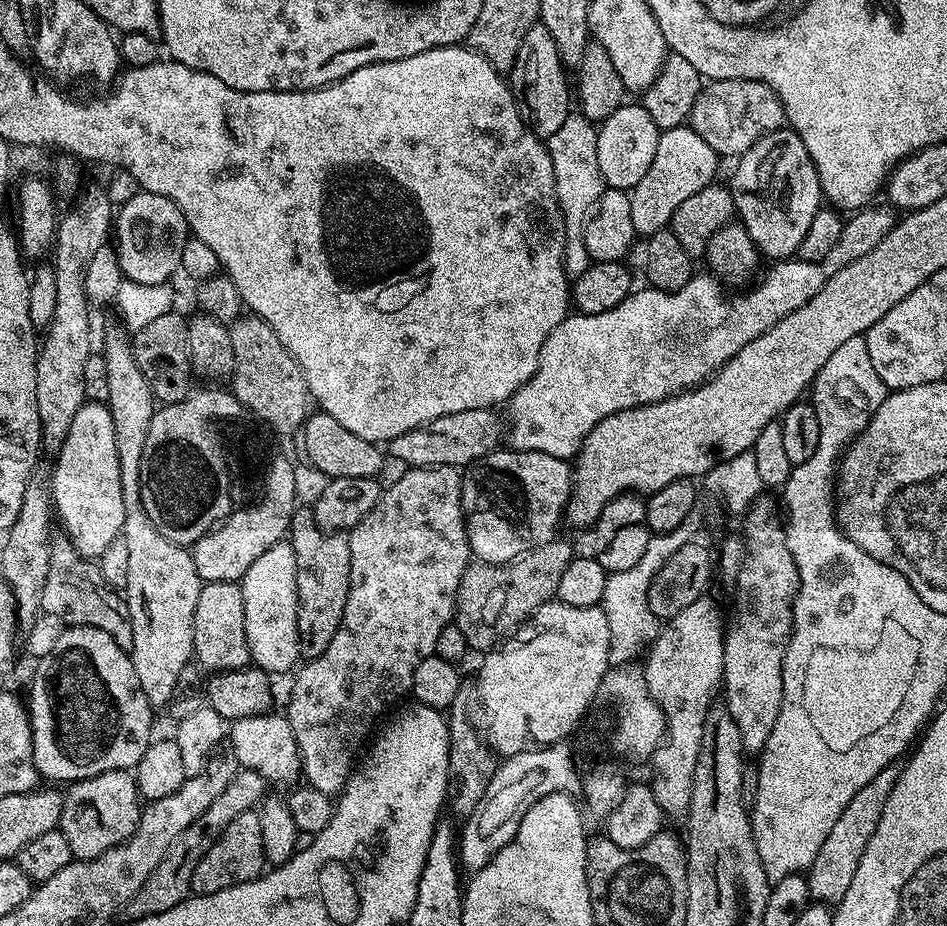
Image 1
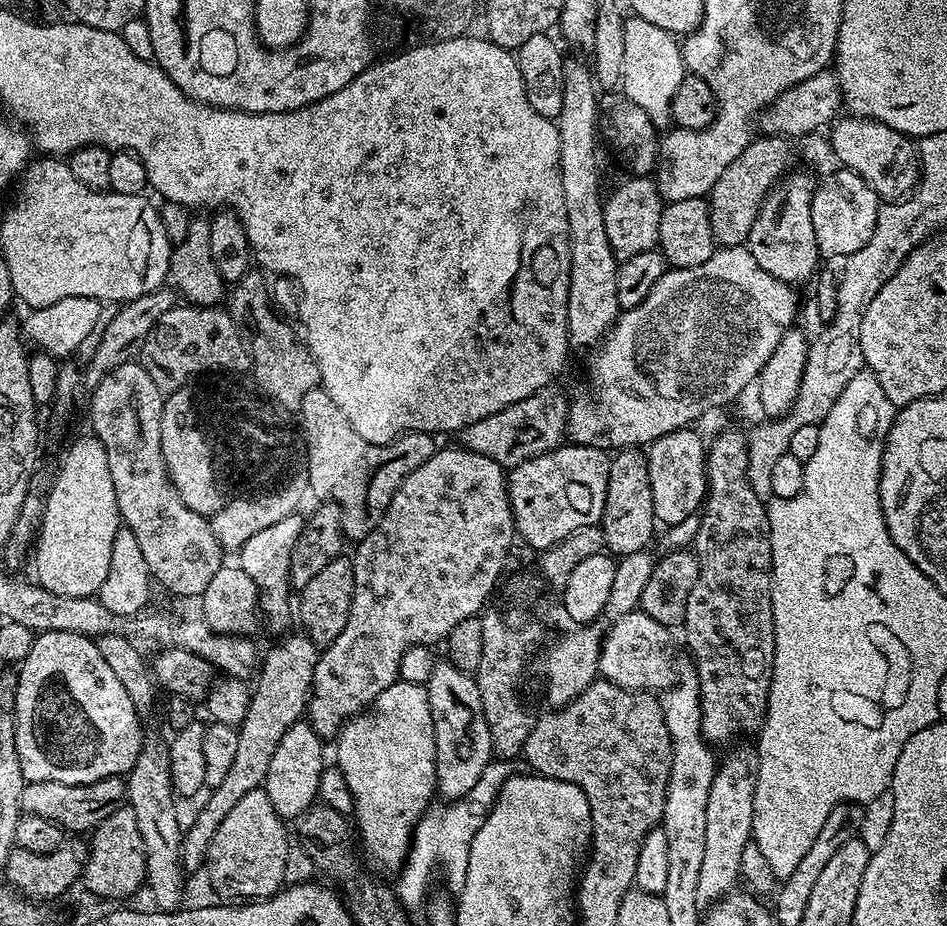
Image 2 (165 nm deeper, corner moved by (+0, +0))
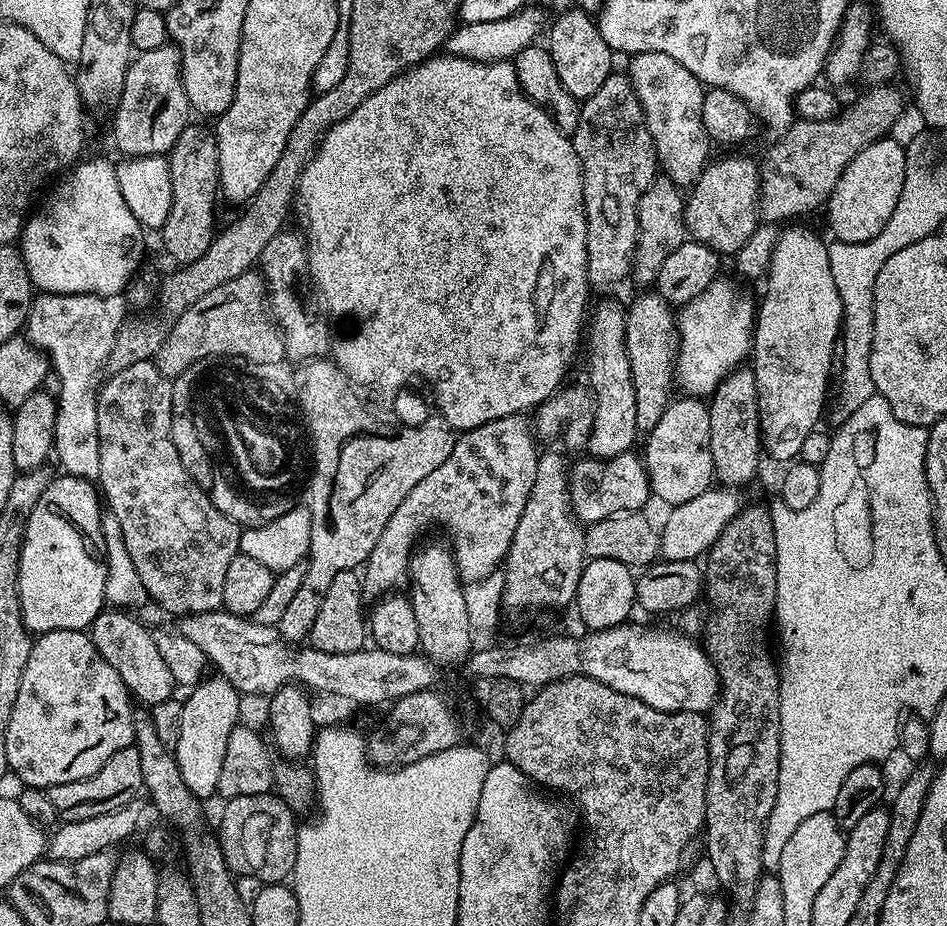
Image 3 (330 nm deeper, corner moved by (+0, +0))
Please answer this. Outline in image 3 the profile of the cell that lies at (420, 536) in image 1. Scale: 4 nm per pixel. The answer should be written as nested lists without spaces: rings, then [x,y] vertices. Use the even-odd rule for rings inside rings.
[[[527,415],[507,416],[494,422],[486,422],[477,428],[461,431],[456,436],[456,445],[450,458],[442,466],[431,471],[427,478],[422,478],[410,494],[402,498],[398,510],[390,514],[386,528],[370,551],[366,567],[362,572],[362,587],[369,597],[379,598],[385,594],[395,593],[409,583],[408,564],[417,547],[416,535],[427,524],[437,524],[444,528],[448,535],[447,543],[456,558],[456,569],[460,579],[471,582],[486,578],[503,565],[504,558],[510,550],[510,542],[514,538],[514,530],[518,530],[518,518],[522,518],[522,510],[526,510],[526,498],[530,498],[530,486],[534,486],[534,478],[538,470],[538,445],[533,425]]]

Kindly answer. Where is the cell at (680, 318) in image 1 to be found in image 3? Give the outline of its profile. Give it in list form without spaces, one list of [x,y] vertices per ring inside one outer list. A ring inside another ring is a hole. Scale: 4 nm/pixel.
[[[717,278],[702,294],[676,312],[676,371],[674,384],[685,397],[708,398],[733,370],[749,359],[757,305],[730,281]]]

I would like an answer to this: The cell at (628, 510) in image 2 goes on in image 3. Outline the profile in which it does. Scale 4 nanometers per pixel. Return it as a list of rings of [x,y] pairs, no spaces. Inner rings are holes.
[[[648,290],[631,305],[627,305],[626,354],[630,360],[630,374],[634,378],[634,398],[638,406],[636,431],[647,434],[658,426],[662,414],[668,409],[670,397],[674,392],[674,373],[676,371],[676,312],[673,305],[661,298],[660,293]]]

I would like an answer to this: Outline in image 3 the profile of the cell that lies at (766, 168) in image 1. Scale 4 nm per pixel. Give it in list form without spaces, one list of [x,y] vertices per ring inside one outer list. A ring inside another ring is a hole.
[[[788,226],[785,232],[781,231],[776,238],[776,245],[774,246],[774,250],[772,251],[772,261],[768,264],[768,270],[766,273],[766,281],[768,280],[768,285],[764,288],[764,301],[759,301],[757,310],[756,310],[756,326],[752,334],[752,351],[750,353],[750,367],[752,373],[754,374],[754,378],[756,379],[756,389],[758,390],[758,410],[760,411],[760,439],[762,441],[763,451],[766,453],[767,459],[768,456],[772,460],[784,460],[783,462],[792,462],[797,459],[800,455],[800,451],[802,450],[802,442],[805,438],[810,435],[810,433],[817,431],[818,425],[816,424],[820,420],[820,415],[824,412],[824,399],[828,396],[828,375],[832,372],[832,367],[834,367],[834,361],[832,359],[832,355],[834,354],[834,344],[837,339],[841,337],[842,334],[842,325],[844,323],[844,315],[842,314],[842,298],[838,298],[838,286],[834,286],[834,278],[830,274],[830,258],[828,257],[828,244],[825,241],[820,241],[818,237],[815,236],[814,233],[810,232],[806,228],[792,228],[796,226]]]

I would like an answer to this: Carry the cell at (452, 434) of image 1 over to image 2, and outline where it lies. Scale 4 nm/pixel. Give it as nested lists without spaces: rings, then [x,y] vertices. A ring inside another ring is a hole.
[[[556,386],[543,388],[530,394],[530,398],[522,398],[522,402],[498,410],[498,414],[478,418],[478,422],[462,429],[459,443],[471,452],[486,454],[486,458],[498,462],[505,470],[514,469],[522,461],[553,452],[565,443],[569,403],[569,397],[564,397]]]

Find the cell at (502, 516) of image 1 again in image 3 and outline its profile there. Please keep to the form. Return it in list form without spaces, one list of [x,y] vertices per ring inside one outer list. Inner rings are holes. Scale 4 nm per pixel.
[[[635,451],[623,452],[606,461],[583,459],[571,465],[568,481],[572,511],[581,525],[587,526],[602,518],[610,518],[610,514],[618,514],[618,510],[641,511],[645,507],[643,504],[650,500],[648,472],[643,459]]]

